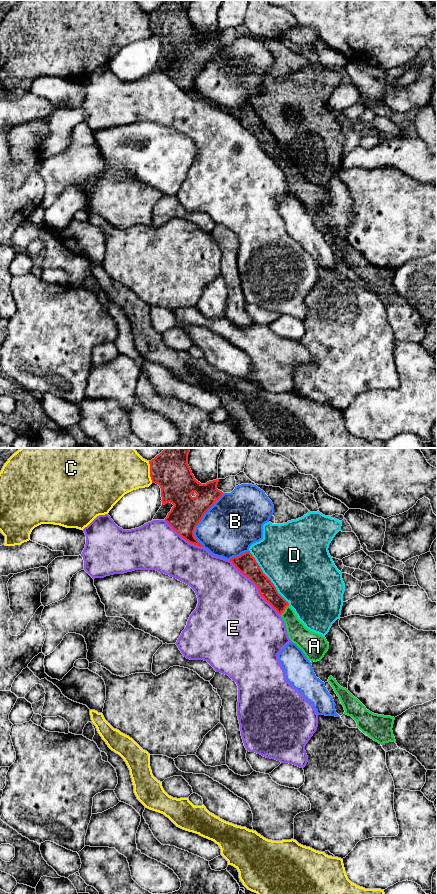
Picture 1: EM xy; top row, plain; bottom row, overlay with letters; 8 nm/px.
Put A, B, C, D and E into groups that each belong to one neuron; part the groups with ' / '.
A / B / C / D / E

